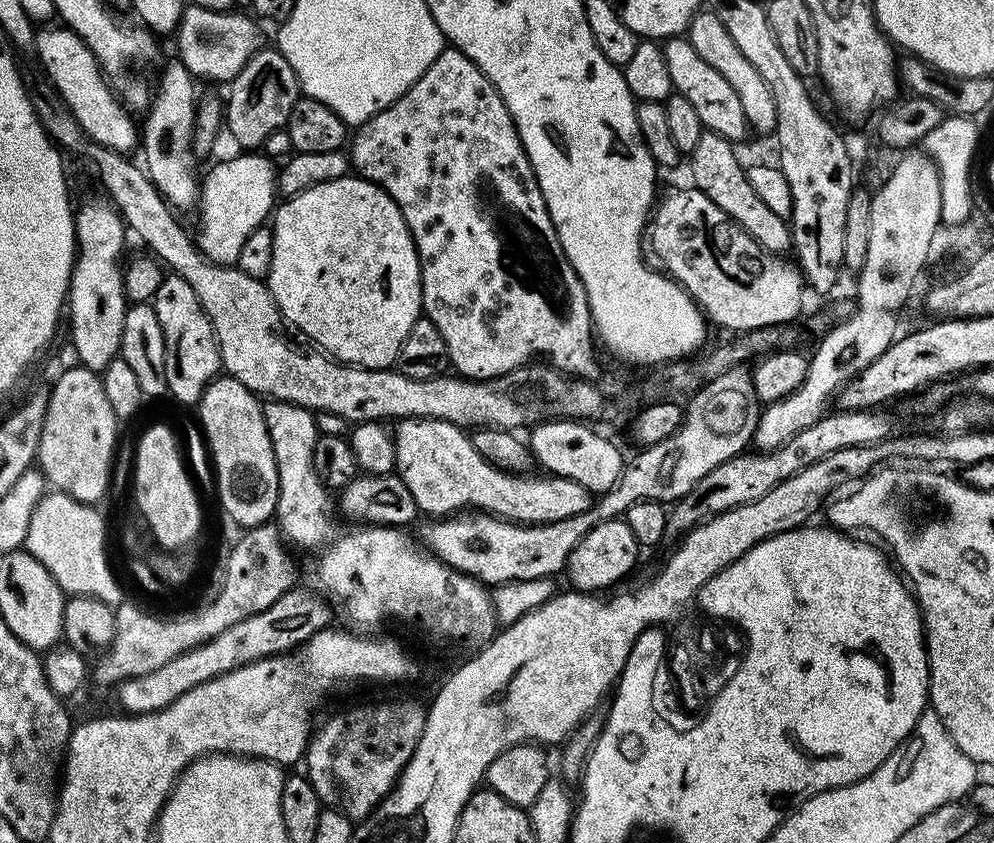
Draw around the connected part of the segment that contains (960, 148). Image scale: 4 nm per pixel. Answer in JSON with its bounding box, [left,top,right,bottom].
[922,114,978,225]

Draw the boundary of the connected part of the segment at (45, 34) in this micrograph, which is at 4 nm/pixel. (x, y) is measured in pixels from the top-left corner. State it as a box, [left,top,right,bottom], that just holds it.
[35,26,138,154]

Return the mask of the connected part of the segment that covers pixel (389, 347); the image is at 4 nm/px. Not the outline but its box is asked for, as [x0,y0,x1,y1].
[266,178,422,368]

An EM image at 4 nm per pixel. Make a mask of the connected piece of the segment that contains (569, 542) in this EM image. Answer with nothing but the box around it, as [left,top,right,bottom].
[424,366,762,586]

